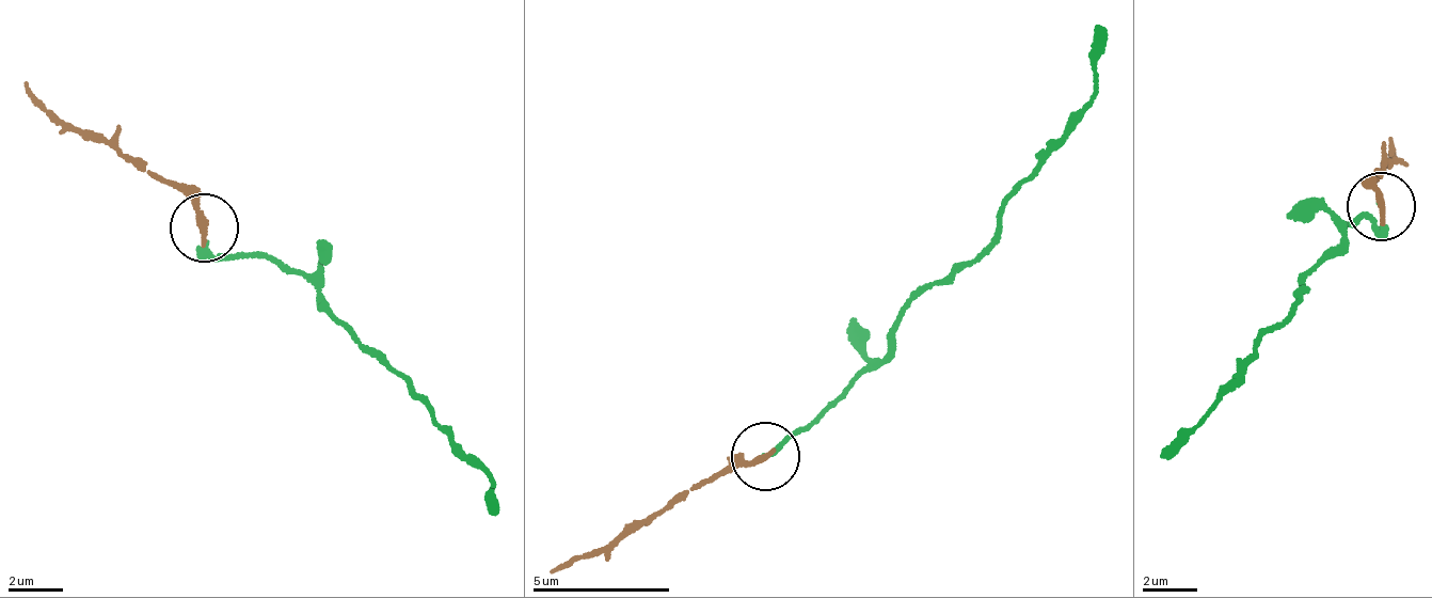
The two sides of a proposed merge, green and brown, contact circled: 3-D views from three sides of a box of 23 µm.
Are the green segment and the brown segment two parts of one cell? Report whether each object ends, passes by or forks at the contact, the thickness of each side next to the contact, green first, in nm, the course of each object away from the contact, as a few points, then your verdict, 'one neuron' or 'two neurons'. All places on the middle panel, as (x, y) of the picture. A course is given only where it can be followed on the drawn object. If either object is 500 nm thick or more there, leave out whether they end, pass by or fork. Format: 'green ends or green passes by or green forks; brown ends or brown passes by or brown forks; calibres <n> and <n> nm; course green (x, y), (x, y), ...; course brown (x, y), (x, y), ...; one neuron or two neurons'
green ends; brown ends; calibres 60 and 260 nm; course green (765, 456), (886, 358), (901, 313), (984, 245), (1024, 179), (1090, 107), (1108, 27); course brown (765, 456), (726, 463), (597, 556), (551, 569); one neuron

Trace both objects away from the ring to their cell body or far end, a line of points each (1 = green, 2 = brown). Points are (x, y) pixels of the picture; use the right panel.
1: (1380, 204), (1380, 229), (1365, 214), (1347, 225), (1343, 246), (1314, 269), (1256, 359), (1222, 402), (1167, 457)
2: (1380, 204), (1368, 185), (1398, 155), (1388, 139)

